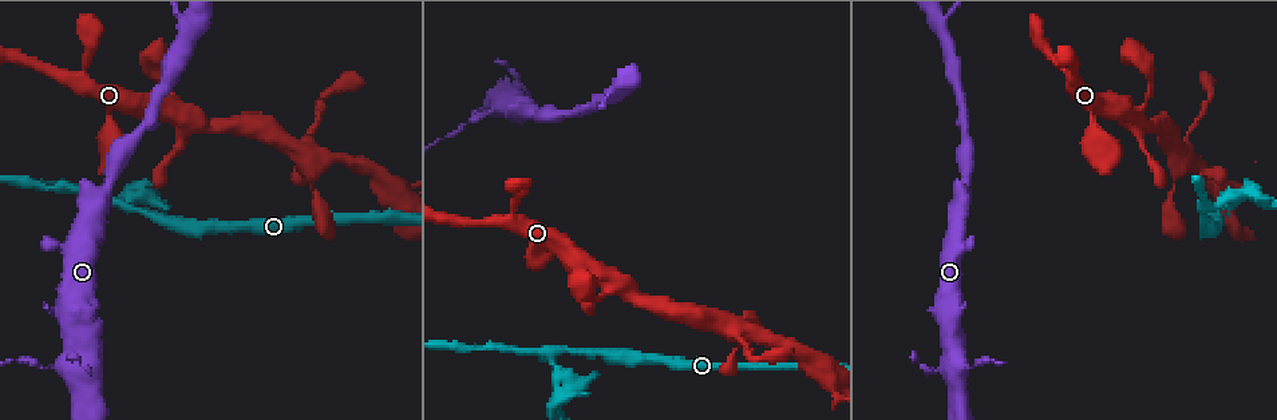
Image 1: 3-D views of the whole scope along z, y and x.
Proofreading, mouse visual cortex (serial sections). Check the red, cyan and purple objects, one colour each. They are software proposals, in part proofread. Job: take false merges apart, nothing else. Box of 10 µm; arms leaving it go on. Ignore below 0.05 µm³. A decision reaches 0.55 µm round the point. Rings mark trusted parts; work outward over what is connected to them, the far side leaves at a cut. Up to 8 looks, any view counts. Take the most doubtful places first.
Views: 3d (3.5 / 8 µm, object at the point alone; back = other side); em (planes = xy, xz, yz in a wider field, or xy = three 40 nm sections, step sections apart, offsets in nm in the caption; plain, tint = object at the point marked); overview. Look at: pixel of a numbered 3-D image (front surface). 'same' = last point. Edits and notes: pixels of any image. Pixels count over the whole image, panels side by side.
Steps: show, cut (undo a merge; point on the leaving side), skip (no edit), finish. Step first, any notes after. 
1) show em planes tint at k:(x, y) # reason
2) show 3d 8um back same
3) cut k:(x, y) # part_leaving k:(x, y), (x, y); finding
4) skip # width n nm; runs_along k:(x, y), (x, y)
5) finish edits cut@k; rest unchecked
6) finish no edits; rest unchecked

show 3d 3.5um at 1:(554, 353) # abrupt turn

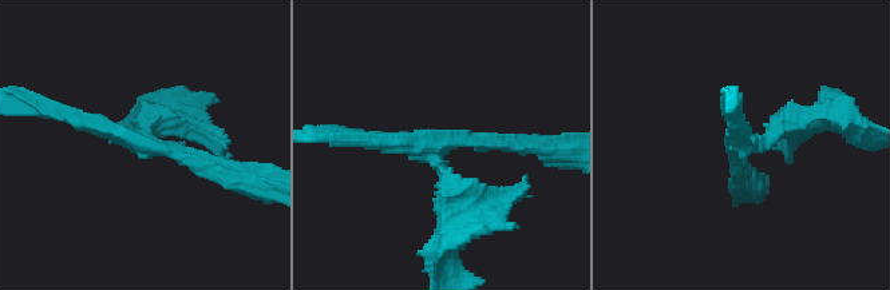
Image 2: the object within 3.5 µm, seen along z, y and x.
show em xy step 2 tint at 2:(440, 145)

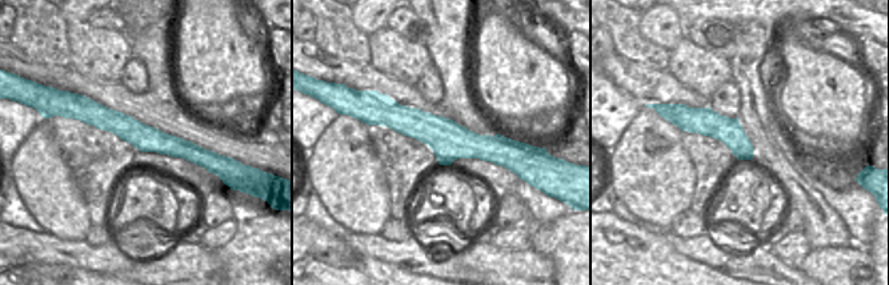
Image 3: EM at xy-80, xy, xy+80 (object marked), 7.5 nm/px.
cut 2:(173, 116) # arms 3; part_leaving 2:(439, 162), (471, 213), (439, 251); a second cell is stuck on

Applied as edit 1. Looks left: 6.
show 3d 3.5um at 1:(75, 363) # a narrow waist

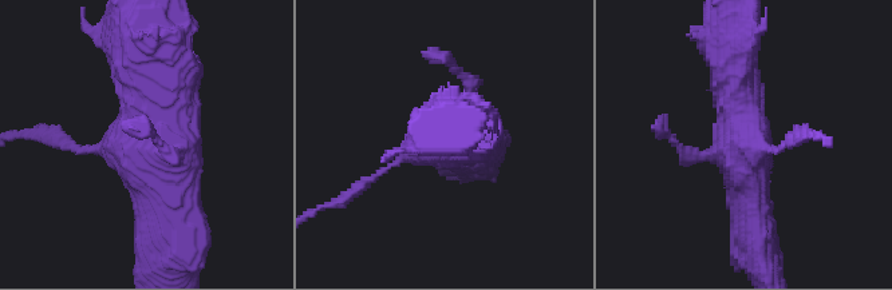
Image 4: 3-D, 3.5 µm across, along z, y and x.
show em xy step 2 tint at 4:(744, 131)

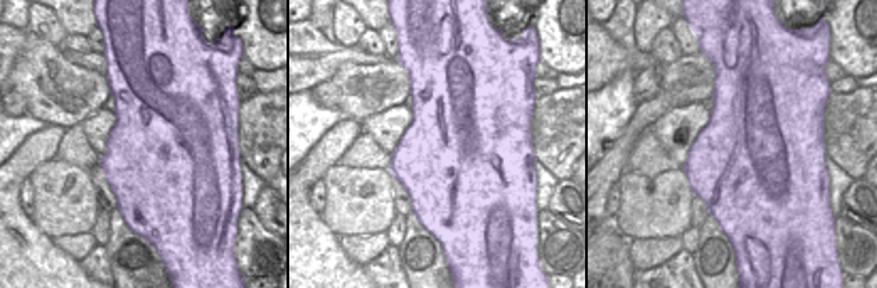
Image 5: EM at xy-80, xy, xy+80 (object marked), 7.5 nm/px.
skip # runs_along 4:(141, 28), (173, 201); continuous, no second cell

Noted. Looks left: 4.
show 3d 3.5um at 1:(750, 332) # four or more arms meet

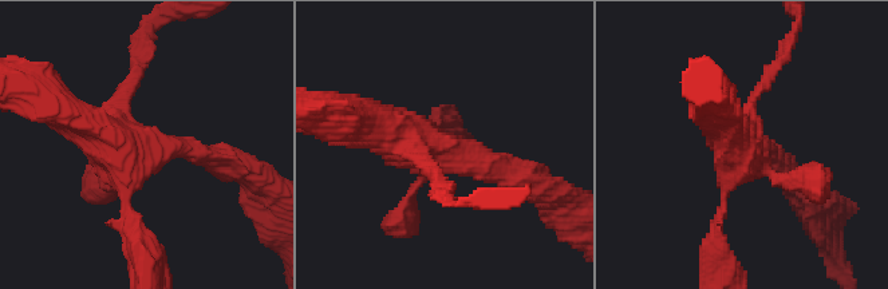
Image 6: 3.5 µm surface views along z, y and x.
show em xy step 3 tint at 6:(447, 154)

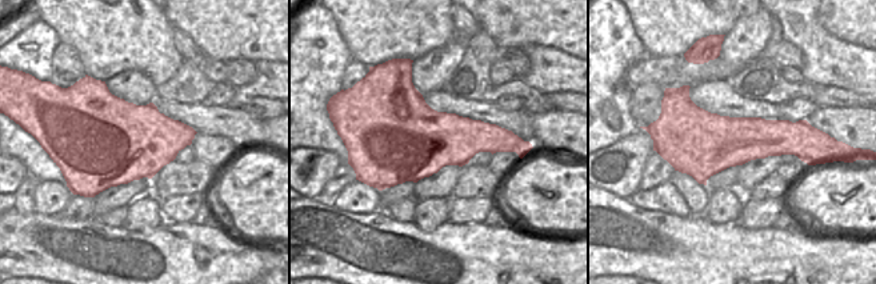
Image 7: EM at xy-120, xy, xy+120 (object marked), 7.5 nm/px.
skip # runs_along 6:(351, 119), (502, 174); all the same cell

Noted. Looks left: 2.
finish edits cut@2; rest unchecked

